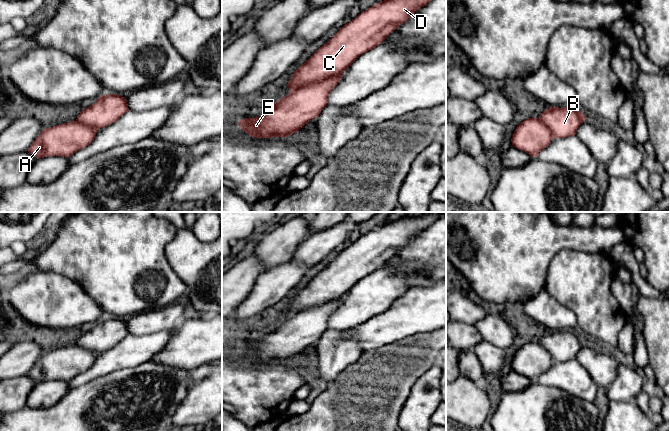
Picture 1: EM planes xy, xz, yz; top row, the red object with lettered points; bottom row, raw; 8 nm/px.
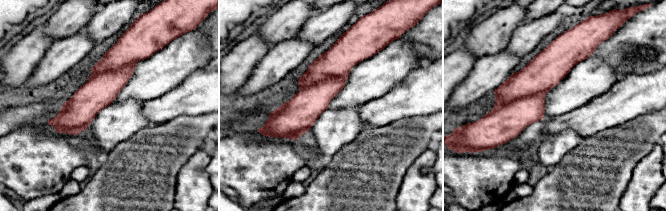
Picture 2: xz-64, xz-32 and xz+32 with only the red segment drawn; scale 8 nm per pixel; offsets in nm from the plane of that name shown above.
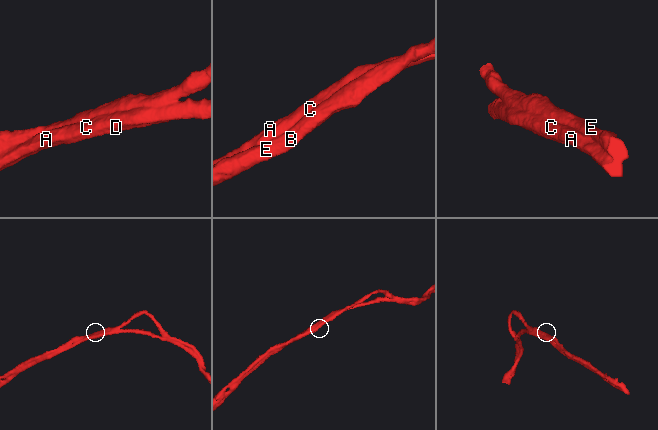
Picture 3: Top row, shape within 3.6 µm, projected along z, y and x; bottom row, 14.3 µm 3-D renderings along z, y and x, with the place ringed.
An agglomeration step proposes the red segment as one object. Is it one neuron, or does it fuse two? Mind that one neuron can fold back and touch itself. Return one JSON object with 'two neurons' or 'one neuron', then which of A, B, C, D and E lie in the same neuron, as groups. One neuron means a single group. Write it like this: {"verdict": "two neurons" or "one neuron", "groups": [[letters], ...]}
{"verdict": "two neurons", "groups": [["A", "C", "D"], ["B", "E"]]}

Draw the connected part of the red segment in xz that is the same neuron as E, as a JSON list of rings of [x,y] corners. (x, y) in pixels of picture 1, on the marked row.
[[[342,74],[299,88],[267,106],[259,117],[242,119],[237,126],[256,138],[288,137],[319,116]]]

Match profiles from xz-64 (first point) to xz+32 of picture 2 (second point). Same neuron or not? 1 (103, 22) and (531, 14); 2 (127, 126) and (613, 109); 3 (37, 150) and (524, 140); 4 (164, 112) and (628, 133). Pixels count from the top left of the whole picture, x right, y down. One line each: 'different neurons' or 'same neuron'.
1: different neurons
2: different neurons
3: different neurons
4: different neurons

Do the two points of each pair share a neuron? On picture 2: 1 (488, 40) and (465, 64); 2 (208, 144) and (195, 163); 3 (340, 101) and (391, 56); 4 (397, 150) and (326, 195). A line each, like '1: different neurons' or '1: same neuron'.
1: different neurons
2: different neurons
3: same neuron
4: same neuron

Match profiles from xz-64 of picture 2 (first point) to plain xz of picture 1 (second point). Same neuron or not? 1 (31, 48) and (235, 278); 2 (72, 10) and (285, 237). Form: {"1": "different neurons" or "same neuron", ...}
{"1": "same neuron", "2": "same neuron"}

